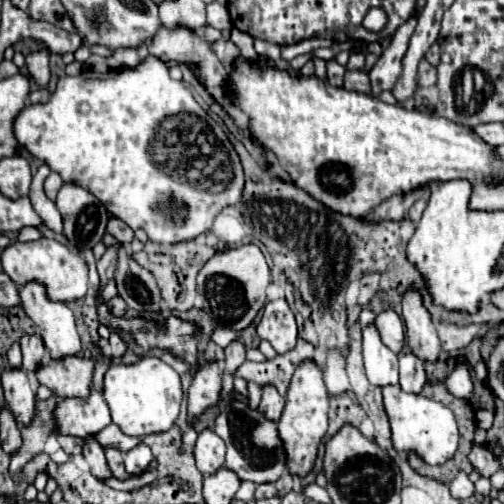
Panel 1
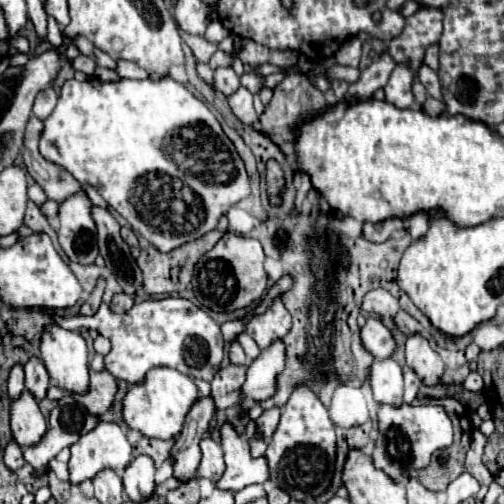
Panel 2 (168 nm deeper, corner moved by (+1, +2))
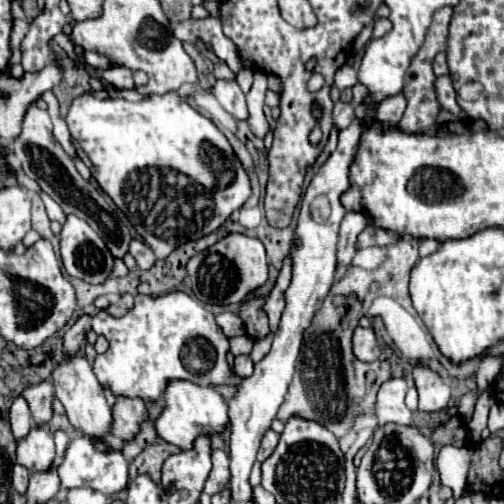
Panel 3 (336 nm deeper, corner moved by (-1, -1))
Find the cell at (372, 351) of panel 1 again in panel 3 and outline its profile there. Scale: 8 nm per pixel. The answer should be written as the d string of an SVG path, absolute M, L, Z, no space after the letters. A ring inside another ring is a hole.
M389 378L387 382L381 384L375 404L381 426L387 422L395 422L395 424L413 422L413 412L405 406L405 392L407 392L405 378Z

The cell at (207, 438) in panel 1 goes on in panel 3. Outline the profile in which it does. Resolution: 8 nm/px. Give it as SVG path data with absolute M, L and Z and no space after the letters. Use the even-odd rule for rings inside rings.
M213 450L211 452L211 460L213 460L213 468L209 472L209 478L205 482L205 492L207 494L215 494L221 492L227 482L229 482L229 456L223 450Z

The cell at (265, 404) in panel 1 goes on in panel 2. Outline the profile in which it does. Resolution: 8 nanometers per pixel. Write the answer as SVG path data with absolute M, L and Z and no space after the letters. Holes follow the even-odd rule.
M277 407L267 409L267 411L255 421L255 425L257 425L257 433L255 433L255 435L257 435L259 439L269 439L269 437L275 433L277 423L279 423L279 409L277 409Z

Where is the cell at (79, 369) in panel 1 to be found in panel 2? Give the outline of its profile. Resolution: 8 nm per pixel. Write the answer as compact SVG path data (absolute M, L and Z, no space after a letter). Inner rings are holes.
M91 371L91 385L87 395L75 395L75 399L89 409L89 413L97 413L99 417L111 411L111 403L117 393L117 381L107 371L95 373Z

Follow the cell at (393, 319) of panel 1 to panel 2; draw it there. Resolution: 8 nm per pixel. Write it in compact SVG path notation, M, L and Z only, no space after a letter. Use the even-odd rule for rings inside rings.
M369 317L361 327L361 343L375 359L387 359L395 349L391 331L377 317Z

